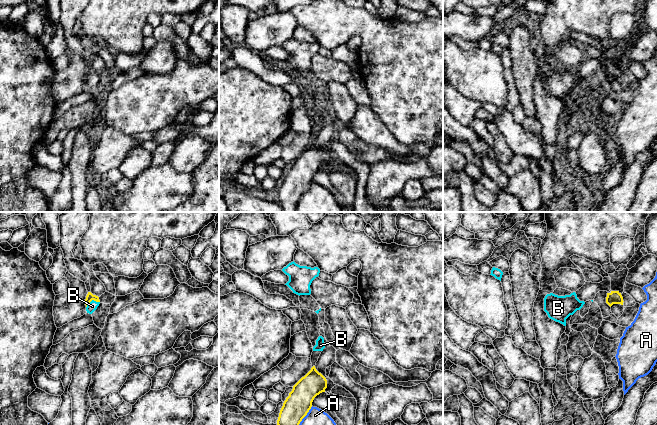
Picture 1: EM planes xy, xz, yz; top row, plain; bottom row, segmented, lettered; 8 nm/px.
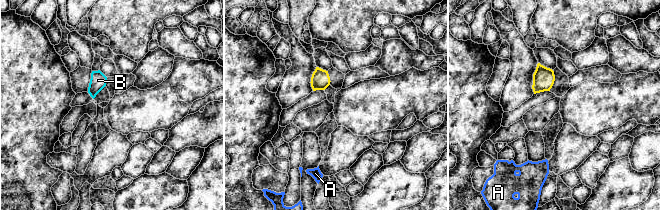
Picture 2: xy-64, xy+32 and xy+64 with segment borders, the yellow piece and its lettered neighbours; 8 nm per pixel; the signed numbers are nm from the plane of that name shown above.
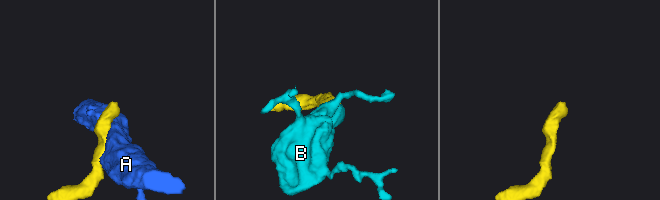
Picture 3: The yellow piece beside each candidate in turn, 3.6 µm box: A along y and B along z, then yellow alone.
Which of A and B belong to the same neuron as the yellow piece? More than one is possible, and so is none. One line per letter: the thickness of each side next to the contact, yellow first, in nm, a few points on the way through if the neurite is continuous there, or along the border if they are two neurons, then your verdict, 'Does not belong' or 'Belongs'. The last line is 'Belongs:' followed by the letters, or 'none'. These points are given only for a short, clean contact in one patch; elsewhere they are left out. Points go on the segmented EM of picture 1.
A: Thickness 200 nm (yellow) against 140 nm. Does not belong
B: Thickness 60 nm (yellow) against 80 nm. Path across: xy (90, 296), (92, 299), (92, 306). Belongs
Belongs: B

